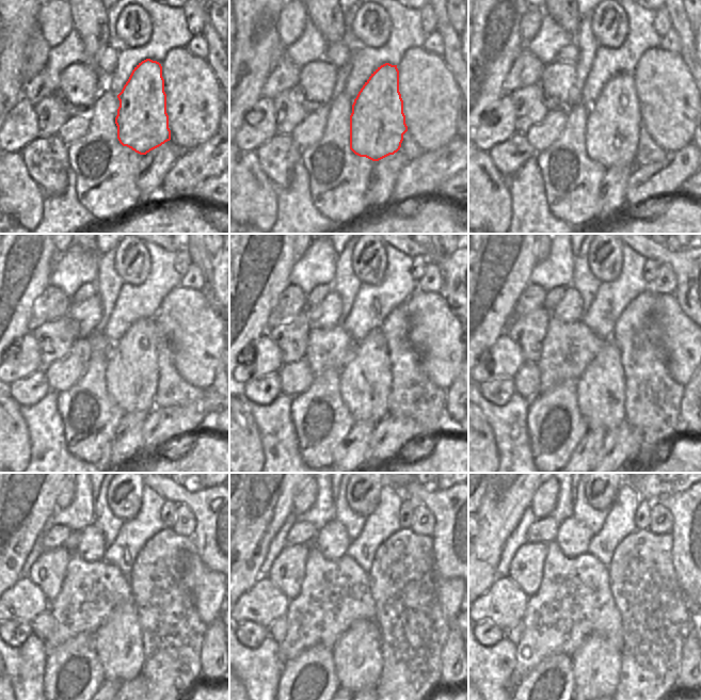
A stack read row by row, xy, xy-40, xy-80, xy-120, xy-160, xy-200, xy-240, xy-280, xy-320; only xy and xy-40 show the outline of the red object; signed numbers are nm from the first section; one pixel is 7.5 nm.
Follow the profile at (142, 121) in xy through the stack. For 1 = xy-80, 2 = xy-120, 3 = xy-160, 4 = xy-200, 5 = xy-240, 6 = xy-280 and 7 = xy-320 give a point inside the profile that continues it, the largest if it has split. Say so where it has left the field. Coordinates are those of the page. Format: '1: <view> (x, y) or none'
1: xy-80 (614, 123)
2: xy-120 (131, 378)
3: xy-160 (365, 382)
4: xy-200 (601, 391)
5: xy-240 (118, 647)
6: xy-280 (357, 654)
7: xy-320 (596, 665)

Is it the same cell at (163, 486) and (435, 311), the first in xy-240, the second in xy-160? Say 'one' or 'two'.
two

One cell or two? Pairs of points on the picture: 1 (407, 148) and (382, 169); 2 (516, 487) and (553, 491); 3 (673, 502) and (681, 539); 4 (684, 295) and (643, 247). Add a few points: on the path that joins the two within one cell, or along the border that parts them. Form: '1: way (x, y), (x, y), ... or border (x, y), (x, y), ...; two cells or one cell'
1: border (399, 149), (408, 160); two cells
2: border (542, 483), (534, 493), (530, 506); two cells
3: way (681, 511), (681, 529); one cell
4: way (684, 279), (684, 272), (666, 254), (659, 253); one cell

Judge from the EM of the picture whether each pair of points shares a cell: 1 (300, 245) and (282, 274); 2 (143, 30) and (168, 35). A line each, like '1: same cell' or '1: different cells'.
1: different cells
2: different cells

